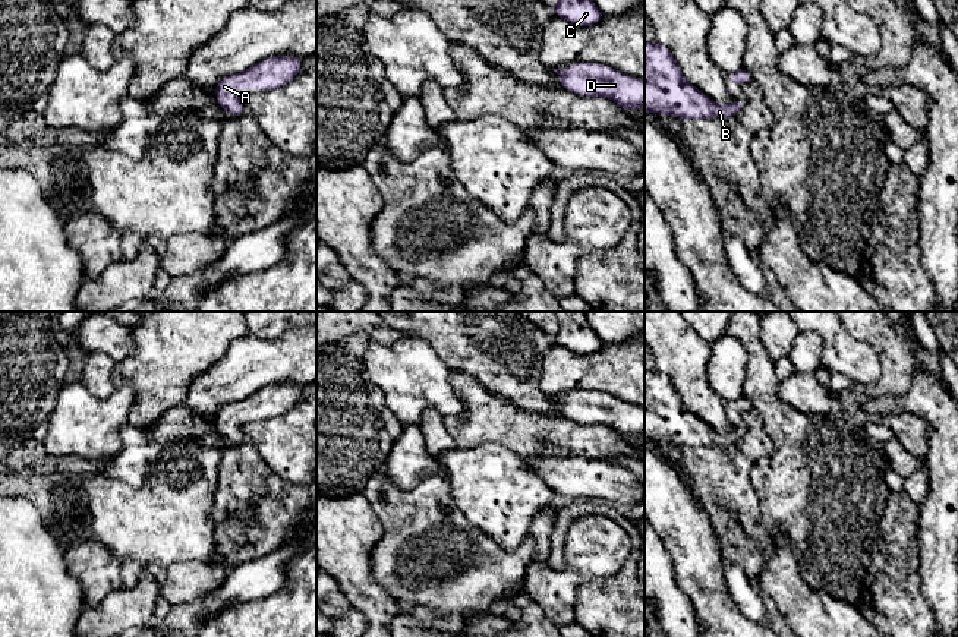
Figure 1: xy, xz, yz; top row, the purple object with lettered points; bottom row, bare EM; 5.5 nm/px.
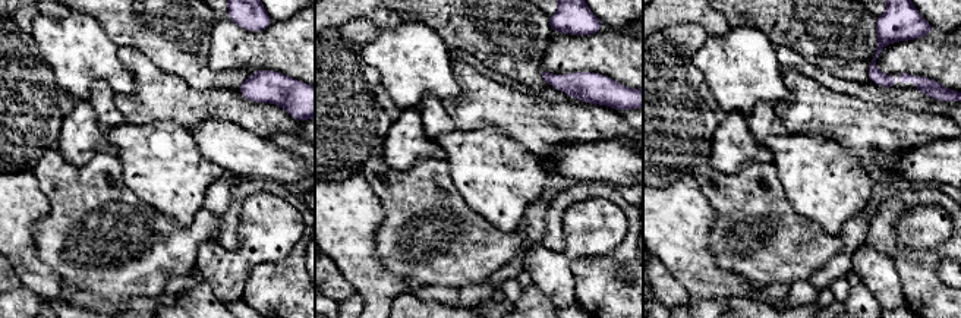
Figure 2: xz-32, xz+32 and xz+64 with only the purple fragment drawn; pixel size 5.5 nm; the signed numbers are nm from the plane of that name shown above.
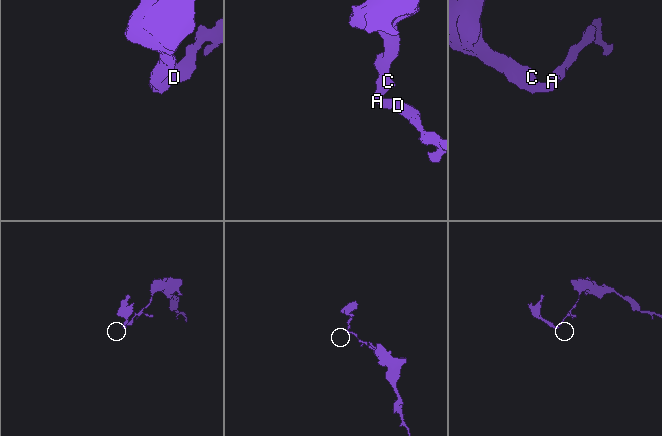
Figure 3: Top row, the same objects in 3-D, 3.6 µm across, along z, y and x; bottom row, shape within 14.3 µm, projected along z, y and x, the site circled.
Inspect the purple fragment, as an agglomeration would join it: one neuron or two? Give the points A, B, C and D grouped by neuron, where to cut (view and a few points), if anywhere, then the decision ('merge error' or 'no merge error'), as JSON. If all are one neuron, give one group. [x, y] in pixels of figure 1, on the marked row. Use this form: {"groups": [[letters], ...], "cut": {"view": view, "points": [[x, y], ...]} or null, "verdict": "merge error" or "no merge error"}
{"groups": [["A", "B", "C", "D"]], "cut": null, "verdict": "no merge error"}

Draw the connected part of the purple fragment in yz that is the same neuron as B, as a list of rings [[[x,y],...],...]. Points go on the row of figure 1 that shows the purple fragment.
[[[645,42],[645,111],[678,119],[709,119],[737,116],[746,100],[731,105],[716,104],[688,83],[668,47]]]

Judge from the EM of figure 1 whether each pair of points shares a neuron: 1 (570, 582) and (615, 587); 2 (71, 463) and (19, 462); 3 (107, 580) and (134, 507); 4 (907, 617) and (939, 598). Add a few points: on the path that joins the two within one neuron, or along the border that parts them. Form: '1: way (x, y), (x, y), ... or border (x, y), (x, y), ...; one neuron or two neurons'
1: border (617, 571), (585, 582), (577, 590), (573, 615); two neurons
2: way (57, 463), (32, 462); one neuron
3: border (94, 539), (116, 557), (123, 586); two neurons
4: border (920, 570), (920, 590), (936, 621); two neurons

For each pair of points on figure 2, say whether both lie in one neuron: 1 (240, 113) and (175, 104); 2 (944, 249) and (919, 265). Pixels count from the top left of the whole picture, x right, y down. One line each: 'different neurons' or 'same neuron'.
1: same neuron
2: same neuron

